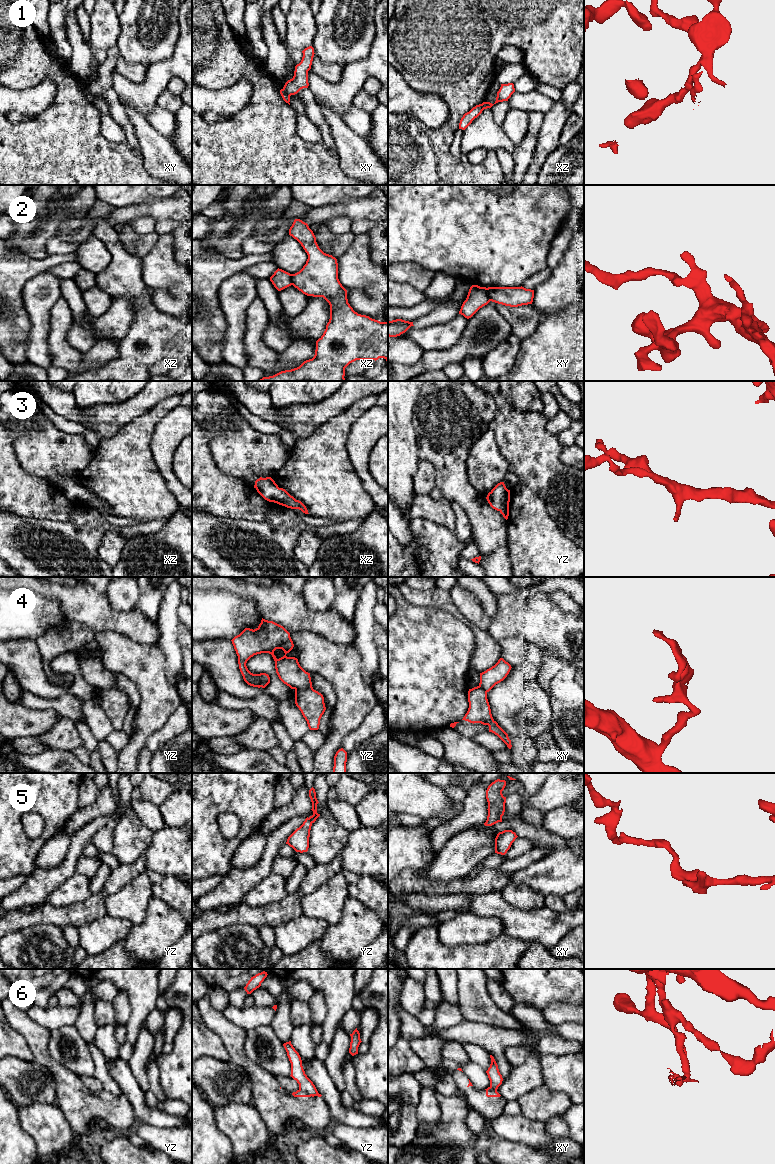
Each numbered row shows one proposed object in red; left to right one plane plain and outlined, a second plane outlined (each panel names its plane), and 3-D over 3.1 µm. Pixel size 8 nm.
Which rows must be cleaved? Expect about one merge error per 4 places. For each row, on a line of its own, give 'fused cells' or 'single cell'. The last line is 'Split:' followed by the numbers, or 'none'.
1: fused cells
2: fused cells
3: single cell
4: fused cells
5: single cell
6: fused cells
Split: 1, 2, 4, 6

